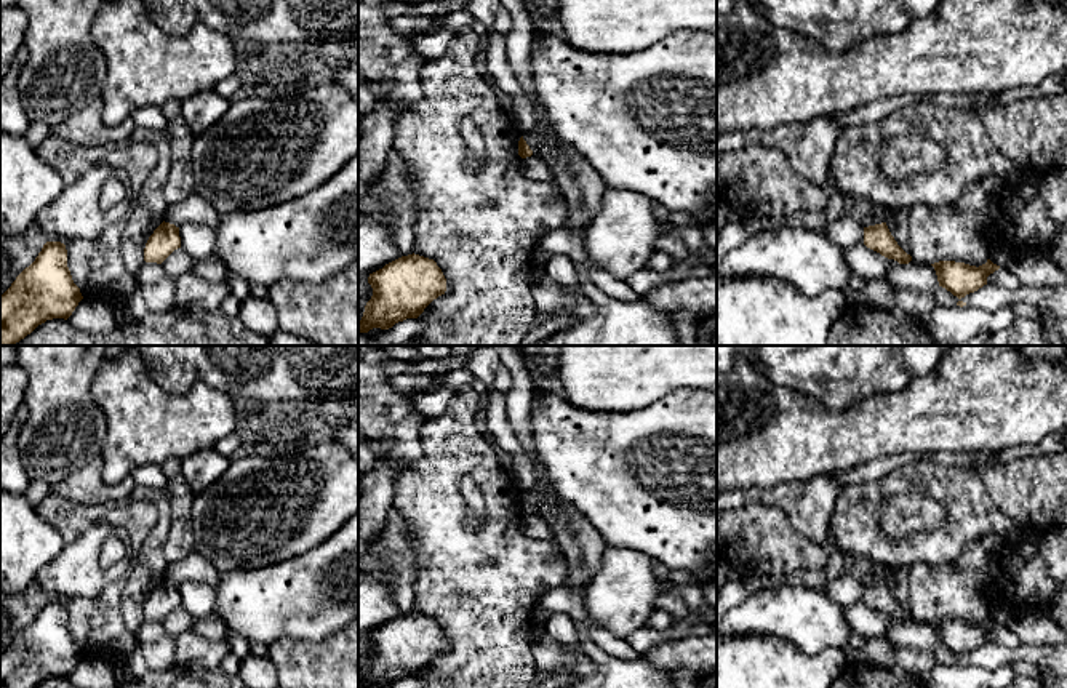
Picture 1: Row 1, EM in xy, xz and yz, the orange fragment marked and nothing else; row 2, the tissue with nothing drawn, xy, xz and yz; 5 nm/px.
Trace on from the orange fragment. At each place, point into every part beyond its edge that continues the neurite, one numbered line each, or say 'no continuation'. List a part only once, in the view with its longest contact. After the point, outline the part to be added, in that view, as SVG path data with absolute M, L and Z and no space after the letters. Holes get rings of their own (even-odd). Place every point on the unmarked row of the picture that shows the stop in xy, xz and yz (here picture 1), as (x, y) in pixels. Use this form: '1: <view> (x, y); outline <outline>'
no continuation

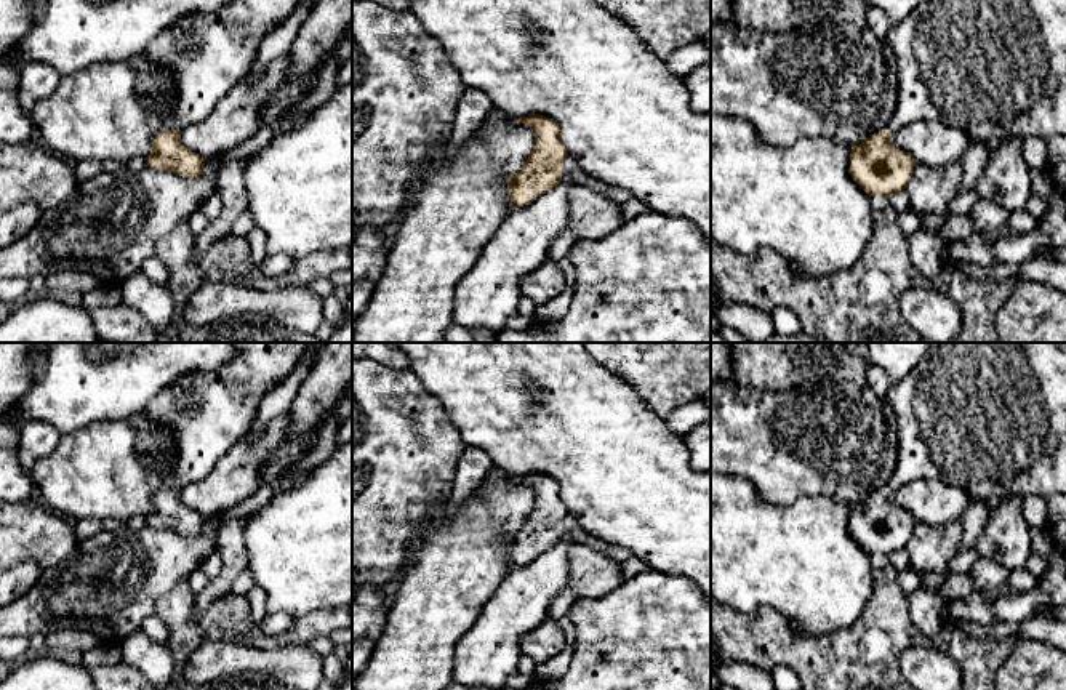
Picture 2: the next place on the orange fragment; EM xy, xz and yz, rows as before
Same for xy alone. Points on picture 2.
1: xy (207, 412); outline M234 343L234 346L235 355L230 362L176 379L142 410L150 421L166 426L176 440L176 461L163 482L165 488L182 488L206 479L238 439L251 431L262 397L299 367L309 349L309 343Z

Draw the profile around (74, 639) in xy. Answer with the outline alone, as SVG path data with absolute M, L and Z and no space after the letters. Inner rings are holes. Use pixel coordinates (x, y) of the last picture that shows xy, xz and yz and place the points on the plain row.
M59 631L46 636L48 647L69 647L72 650L85 652L98 644L99 639L83 631Z

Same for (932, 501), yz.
M911 480L892 490L890 501L909 511L916 520L946 525L960 519L972 498L965 490L941 480Z

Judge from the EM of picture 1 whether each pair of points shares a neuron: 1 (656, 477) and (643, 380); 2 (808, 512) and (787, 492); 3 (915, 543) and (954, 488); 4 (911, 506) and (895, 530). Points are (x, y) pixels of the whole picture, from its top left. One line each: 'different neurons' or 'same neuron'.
1: different neurons
2: same neuron
3: same neuron
4: same neuron

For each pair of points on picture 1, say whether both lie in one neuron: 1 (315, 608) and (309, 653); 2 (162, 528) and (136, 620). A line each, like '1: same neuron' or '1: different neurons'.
1: different neurons
2: same neuron

